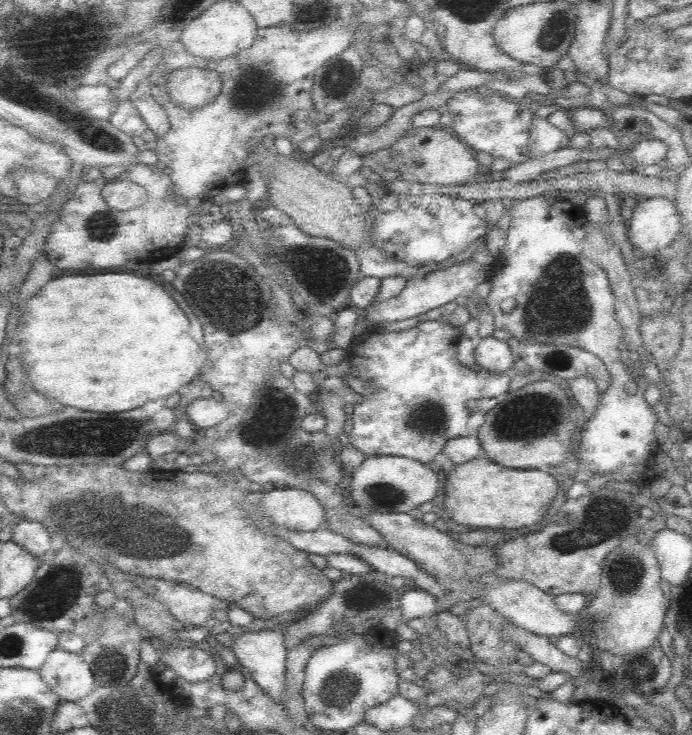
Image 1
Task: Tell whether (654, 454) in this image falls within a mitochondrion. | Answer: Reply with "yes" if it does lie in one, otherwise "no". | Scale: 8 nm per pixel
no

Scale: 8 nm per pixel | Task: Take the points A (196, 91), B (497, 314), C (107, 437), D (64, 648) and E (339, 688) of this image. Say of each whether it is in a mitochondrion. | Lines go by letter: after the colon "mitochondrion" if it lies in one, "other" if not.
A: other
B: other
C: mitochondrion
D: other
E: mitochondrion

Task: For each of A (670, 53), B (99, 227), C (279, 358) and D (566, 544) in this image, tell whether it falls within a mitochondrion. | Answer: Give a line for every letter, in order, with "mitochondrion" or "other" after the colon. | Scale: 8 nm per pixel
A: mitochondrion
B: mitochondrion
C: other
D: mitochondrion

